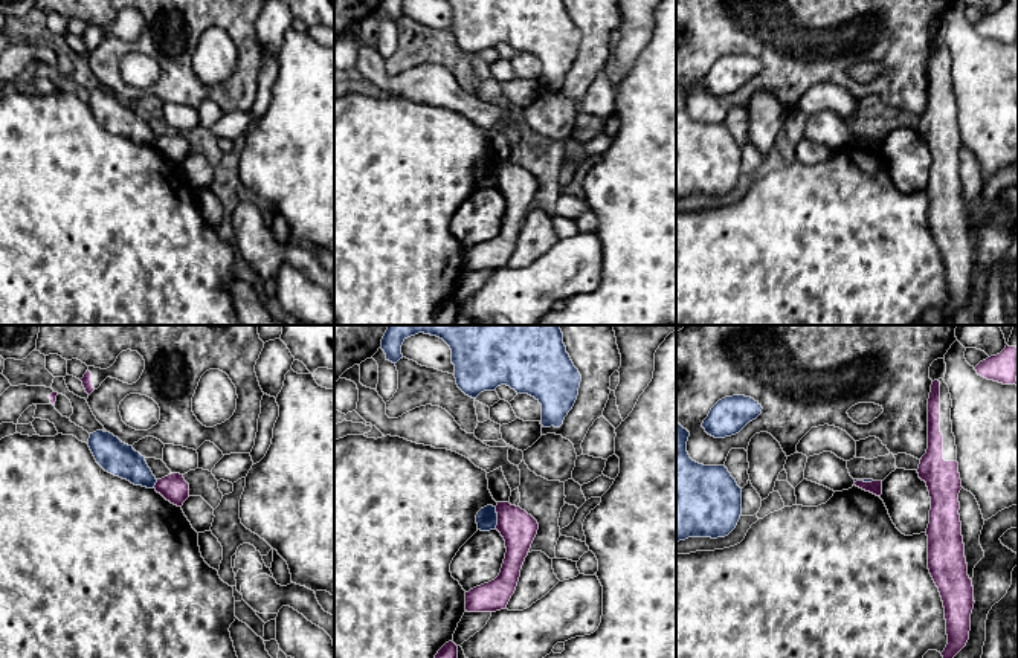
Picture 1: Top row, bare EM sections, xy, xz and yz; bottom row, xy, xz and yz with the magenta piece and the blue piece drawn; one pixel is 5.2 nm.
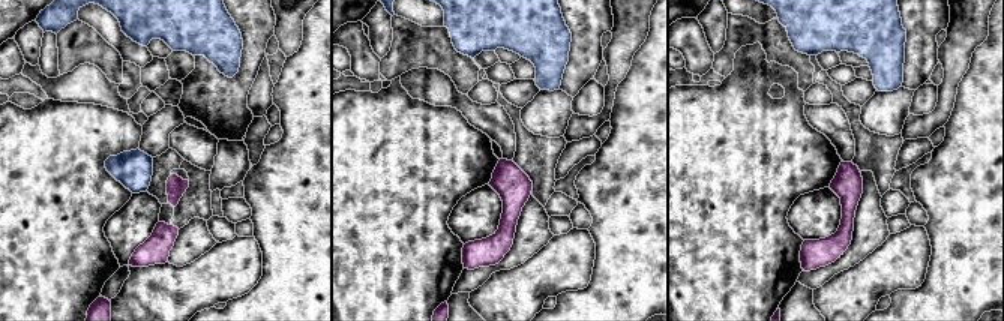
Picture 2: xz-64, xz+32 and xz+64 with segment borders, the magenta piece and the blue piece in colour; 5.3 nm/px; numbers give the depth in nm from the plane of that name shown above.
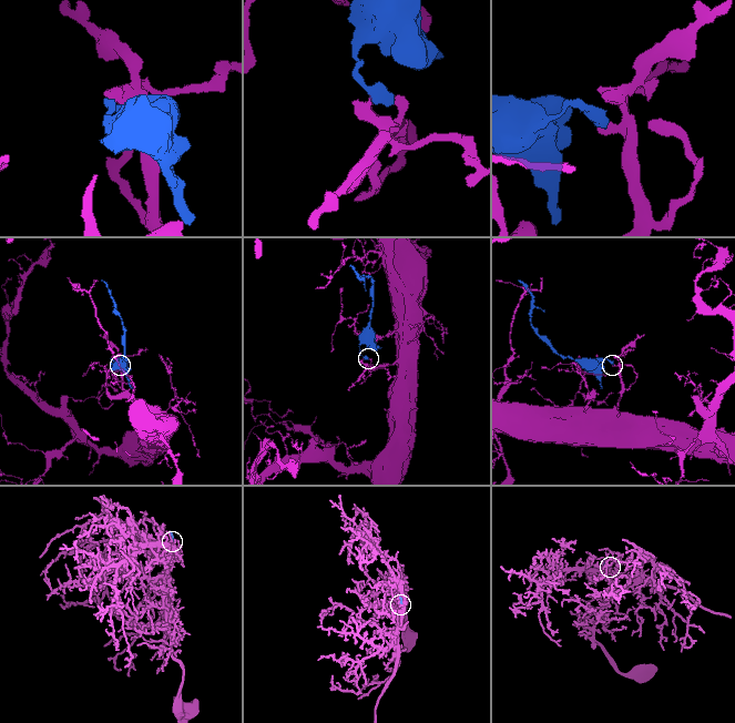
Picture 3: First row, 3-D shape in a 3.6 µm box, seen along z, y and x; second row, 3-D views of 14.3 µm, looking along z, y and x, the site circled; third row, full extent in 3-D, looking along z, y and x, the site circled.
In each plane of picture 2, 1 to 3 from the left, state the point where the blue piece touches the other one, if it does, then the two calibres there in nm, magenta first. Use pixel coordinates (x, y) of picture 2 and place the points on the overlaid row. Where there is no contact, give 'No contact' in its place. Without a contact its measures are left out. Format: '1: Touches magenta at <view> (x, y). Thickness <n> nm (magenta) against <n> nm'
1: No contact
2: No contact
3: No contact

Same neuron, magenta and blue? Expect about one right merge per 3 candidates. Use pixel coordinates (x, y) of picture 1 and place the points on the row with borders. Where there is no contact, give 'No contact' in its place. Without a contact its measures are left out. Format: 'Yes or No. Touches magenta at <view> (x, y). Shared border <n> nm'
No. Touches magenta at xz (498, 518). Shared border 120 nm

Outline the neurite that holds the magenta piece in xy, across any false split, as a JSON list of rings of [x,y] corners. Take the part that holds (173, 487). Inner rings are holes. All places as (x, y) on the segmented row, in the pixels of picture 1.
[[[171,473],[162,479],[157,479],[154,489],[166,501],[177,507],[182,507],[183,502],[189,498],[189,484],[180,473]]]

